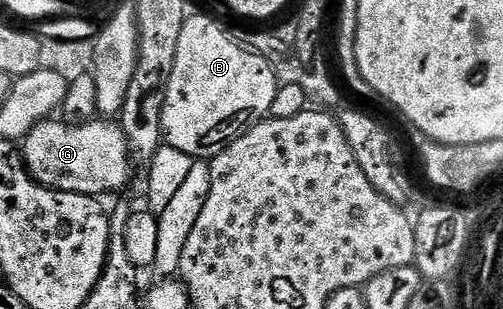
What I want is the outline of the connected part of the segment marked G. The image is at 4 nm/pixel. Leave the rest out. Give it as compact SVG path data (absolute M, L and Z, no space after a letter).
M58 117L45 119L27 133L20 154L30 176L54 191L103 197L130 183L130 146L121 126L114 121L72 124Z

